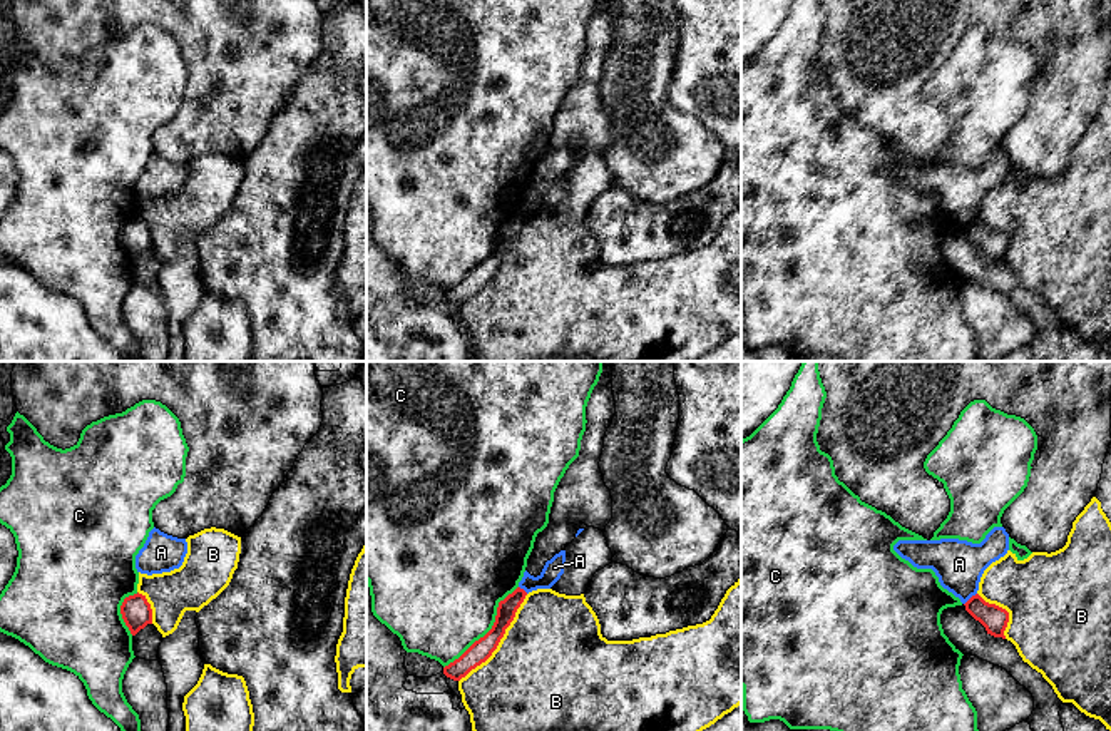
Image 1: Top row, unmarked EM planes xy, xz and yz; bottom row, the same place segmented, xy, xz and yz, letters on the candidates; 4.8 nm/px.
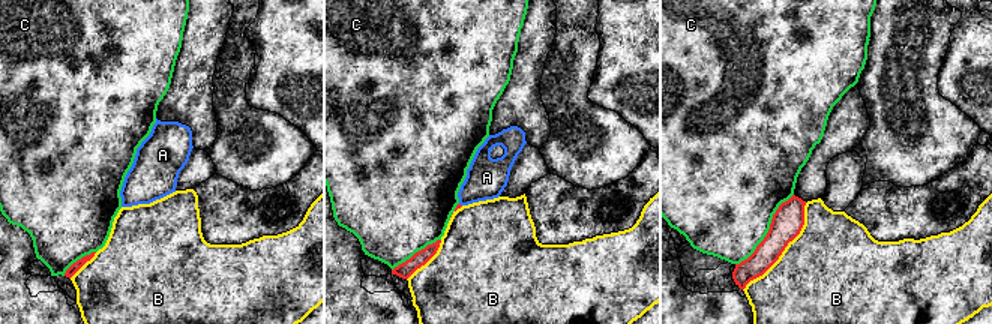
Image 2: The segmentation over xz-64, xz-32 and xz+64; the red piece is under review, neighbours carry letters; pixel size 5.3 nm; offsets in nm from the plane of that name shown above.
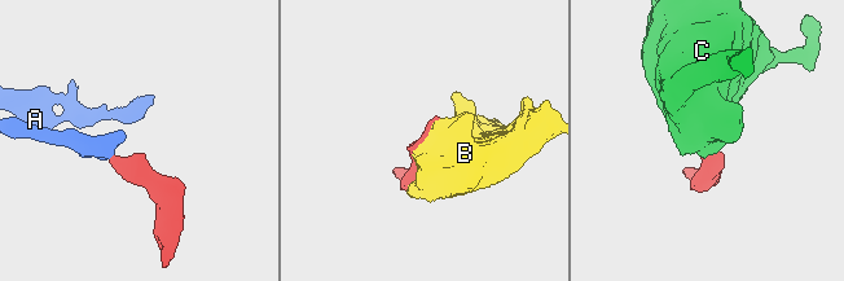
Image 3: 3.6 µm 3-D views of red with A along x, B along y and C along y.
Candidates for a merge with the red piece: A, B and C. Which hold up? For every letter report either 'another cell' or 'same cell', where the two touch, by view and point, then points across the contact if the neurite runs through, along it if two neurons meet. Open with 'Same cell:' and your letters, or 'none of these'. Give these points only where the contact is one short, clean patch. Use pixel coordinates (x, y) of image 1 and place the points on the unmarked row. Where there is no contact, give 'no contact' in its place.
Same cell: none of these
A: another cell; meets red in yz at (969, 224); border along yz (976, 218), (964, 230)
B: another cell; meets red in xz at (499, 266)
C: another cell; meets red in xz at (491, 255)

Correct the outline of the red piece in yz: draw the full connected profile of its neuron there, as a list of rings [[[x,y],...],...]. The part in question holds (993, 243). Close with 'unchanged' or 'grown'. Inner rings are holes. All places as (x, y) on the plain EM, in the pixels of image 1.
[[[979,219],[972,221],[964,231],[986,253],[987,259],[1006,264],[1004,256],[1009,248],[1009,238],[1006,234],[986,227]]]; unchanged

